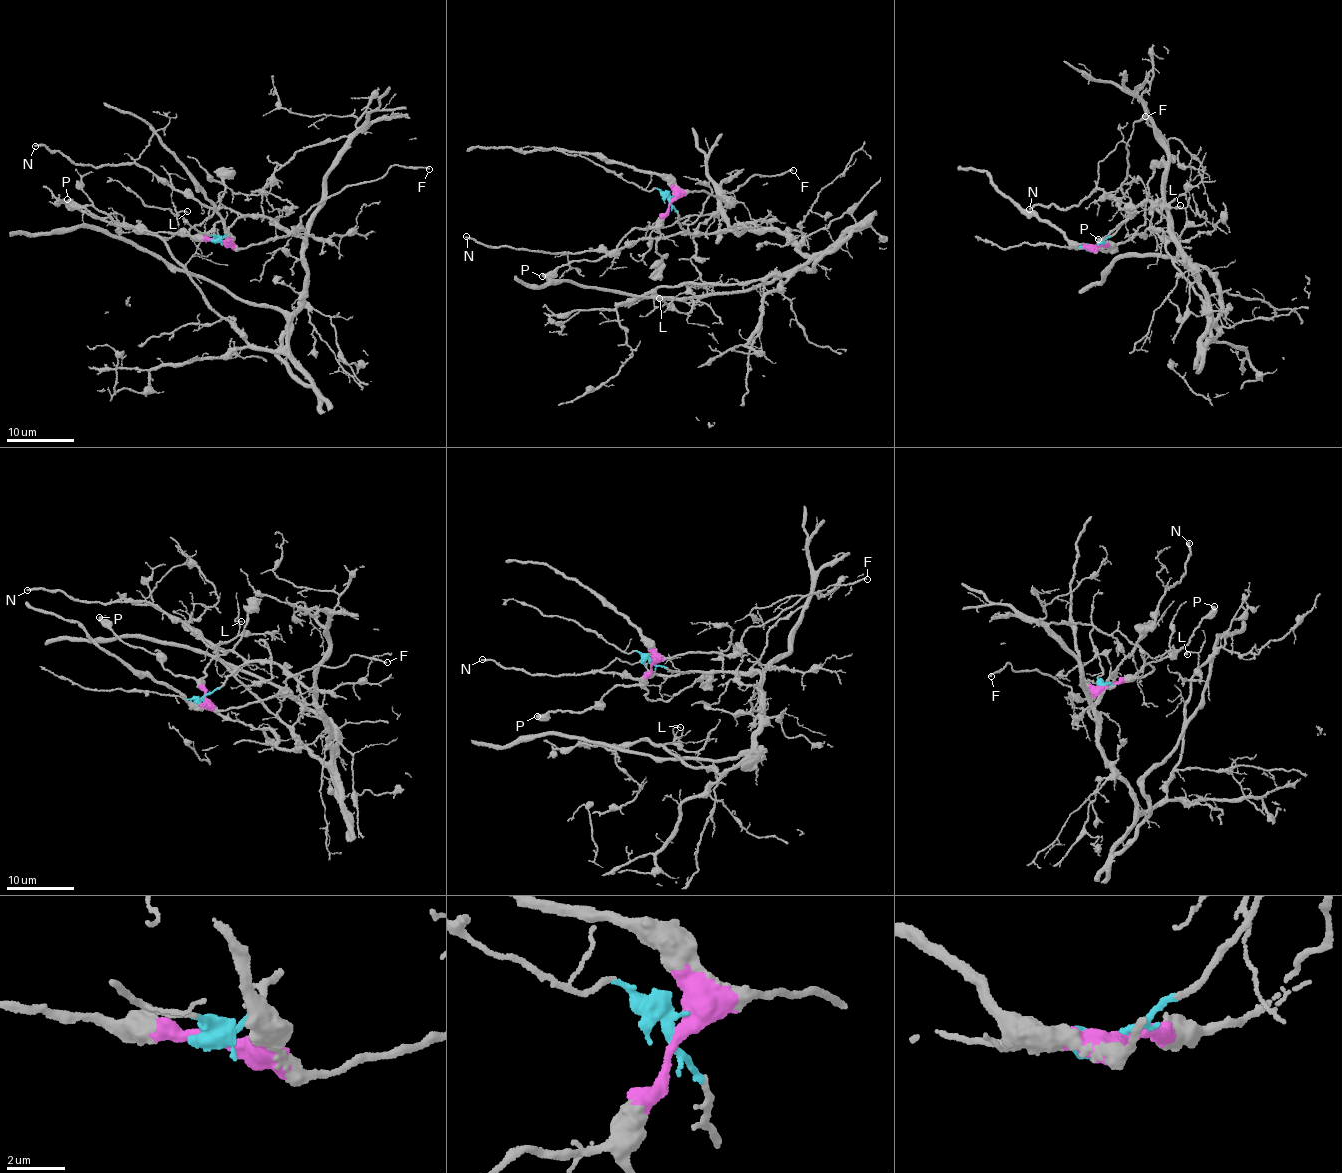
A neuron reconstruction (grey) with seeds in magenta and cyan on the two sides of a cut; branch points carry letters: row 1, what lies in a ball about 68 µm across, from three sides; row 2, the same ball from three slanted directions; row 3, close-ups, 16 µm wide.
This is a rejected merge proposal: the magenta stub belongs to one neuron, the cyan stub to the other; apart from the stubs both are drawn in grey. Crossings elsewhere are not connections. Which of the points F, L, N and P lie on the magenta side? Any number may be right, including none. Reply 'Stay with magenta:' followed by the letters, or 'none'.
Stay with magenta: F, P

